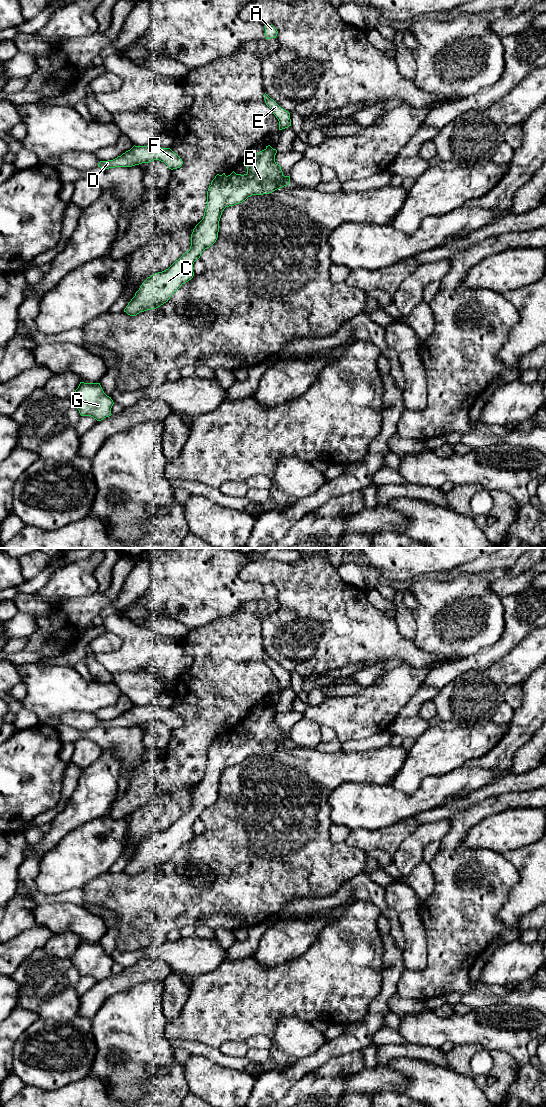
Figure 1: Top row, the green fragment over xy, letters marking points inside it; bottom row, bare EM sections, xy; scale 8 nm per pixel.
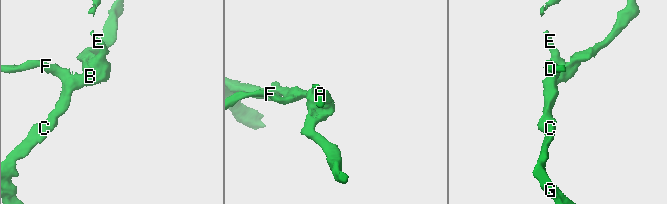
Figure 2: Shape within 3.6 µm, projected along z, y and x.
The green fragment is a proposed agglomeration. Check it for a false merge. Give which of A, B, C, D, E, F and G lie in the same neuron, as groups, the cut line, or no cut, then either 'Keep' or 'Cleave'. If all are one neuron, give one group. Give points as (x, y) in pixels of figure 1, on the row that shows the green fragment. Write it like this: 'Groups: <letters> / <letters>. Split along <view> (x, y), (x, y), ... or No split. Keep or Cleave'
Groups: A B C D E F G. No split. Keep

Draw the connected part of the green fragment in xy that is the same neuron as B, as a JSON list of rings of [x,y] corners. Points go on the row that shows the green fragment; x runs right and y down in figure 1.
[[[270,145],[266,146],[259,153],[256,153],[252,149],[248,152],[243,162],[247,168],[246,174],[236,174],[233,171],[228,176],[225,173],[215,176],[207,191],[207,205],[203,219],[195,226],[191,234],[190,249],[168,269],[148,277],[128,303],[124,312],[130,316],[136,316],[140,312],[156,309],[166,303],[182,284],[193,278],[193,264],[200,258],[205,249],[216,242],[219,232],[219,221],[226,207],[242,203],[252,195],[269,194],[290,184],[290,176],[284,176],[281,166],[275,162],[276,153],[277,150],[273,149]]]

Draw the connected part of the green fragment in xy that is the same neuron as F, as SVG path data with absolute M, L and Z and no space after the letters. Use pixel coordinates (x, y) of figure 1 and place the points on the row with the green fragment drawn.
M133 146L130 150L113 160L100 161L100 168L115 167L132 167L142 163L149 163L154 160L164 162L169 169L180 168L183 164L182 159L174 153L170 148L161 148L156 146Z

